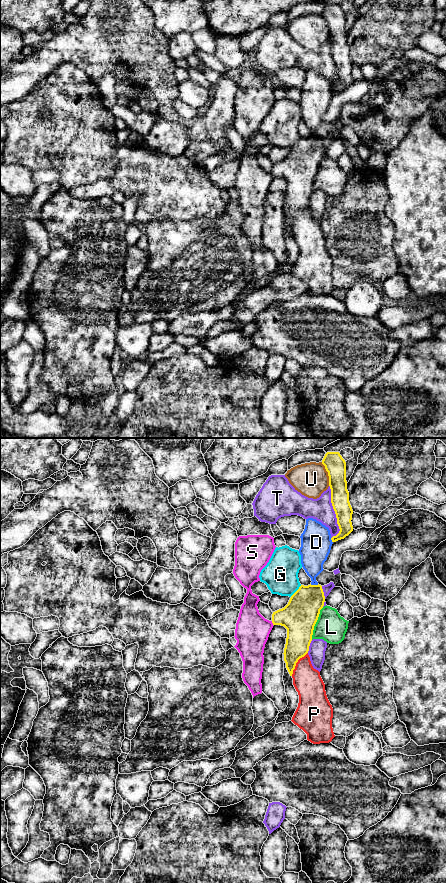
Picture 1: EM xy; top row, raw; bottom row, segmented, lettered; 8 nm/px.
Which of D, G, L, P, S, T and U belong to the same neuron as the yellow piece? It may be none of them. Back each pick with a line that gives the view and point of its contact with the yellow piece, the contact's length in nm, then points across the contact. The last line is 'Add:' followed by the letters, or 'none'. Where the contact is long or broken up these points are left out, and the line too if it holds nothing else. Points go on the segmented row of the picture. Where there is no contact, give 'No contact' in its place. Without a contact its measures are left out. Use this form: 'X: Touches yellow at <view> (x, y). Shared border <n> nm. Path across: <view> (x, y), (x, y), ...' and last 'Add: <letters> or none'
Add: none

